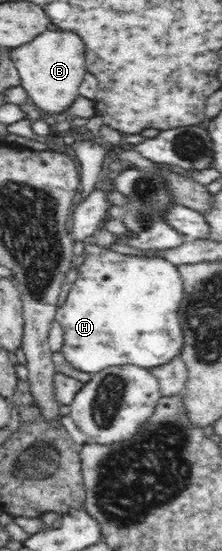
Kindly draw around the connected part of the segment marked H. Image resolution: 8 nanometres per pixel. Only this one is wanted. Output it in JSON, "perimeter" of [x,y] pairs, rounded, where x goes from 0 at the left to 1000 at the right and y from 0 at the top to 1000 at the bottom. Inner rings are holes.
{"perimeter":[[[405,439],[356,445],[351,459],[369,463],[369,477],[347,483],[342,508],[306,526],[297,546],[248,566],[248,583],[284,599],[275,637],[297,653],[333,668],[414,679],[545,661],[680,670],[806,646],[829,628],[806,568],[829,514],[802,485],[721,463],[550,461],[486,445]]]}

